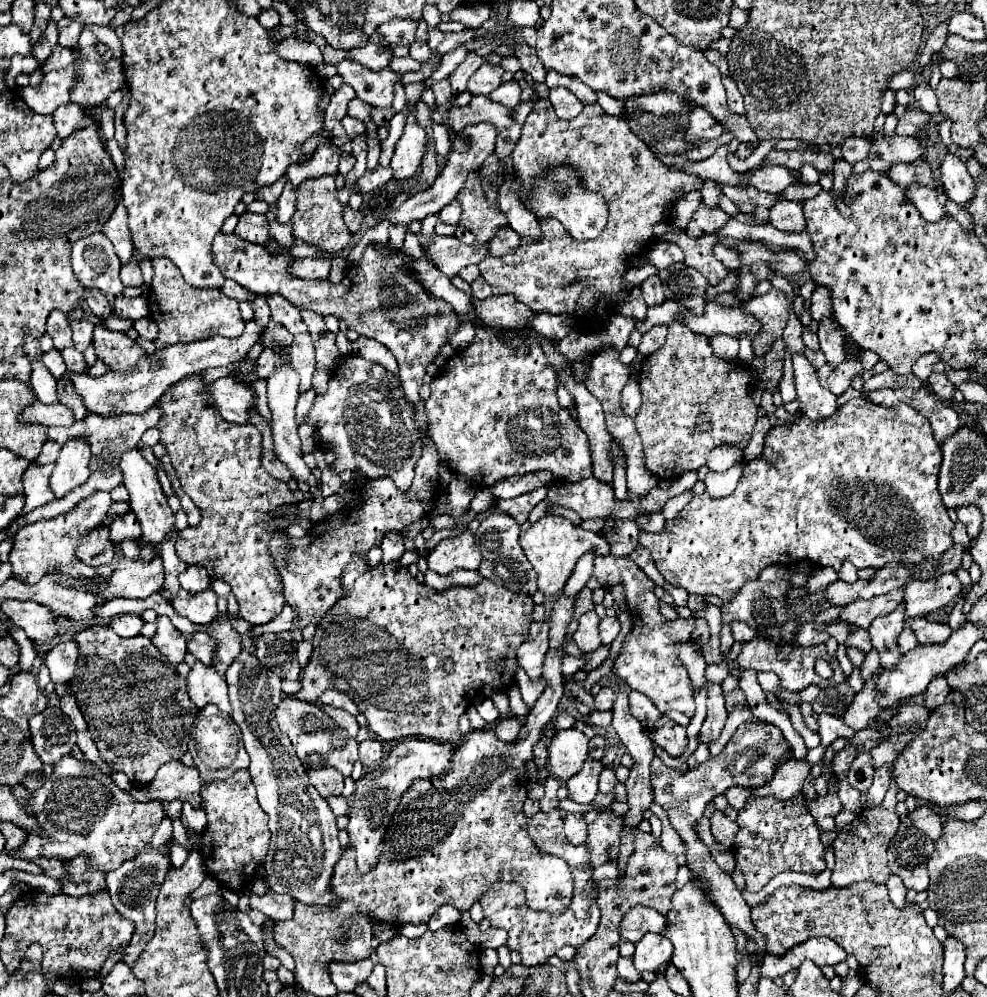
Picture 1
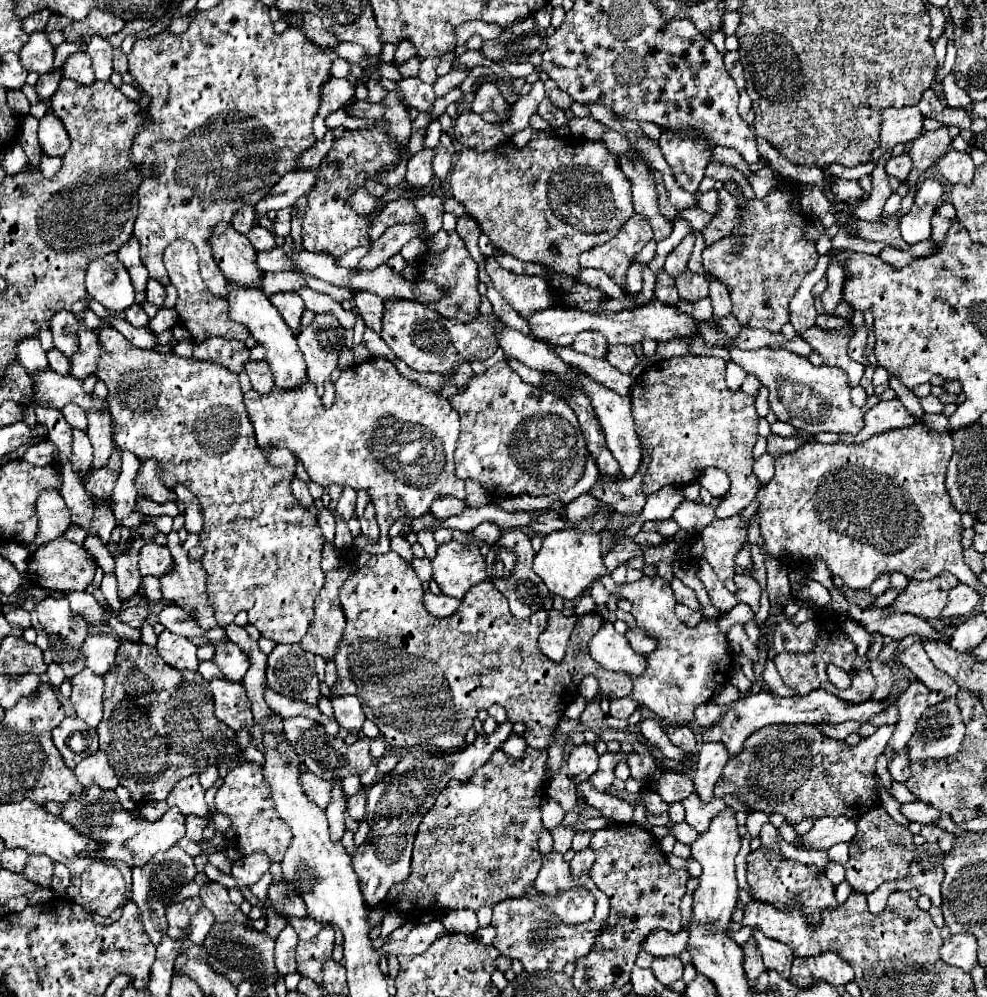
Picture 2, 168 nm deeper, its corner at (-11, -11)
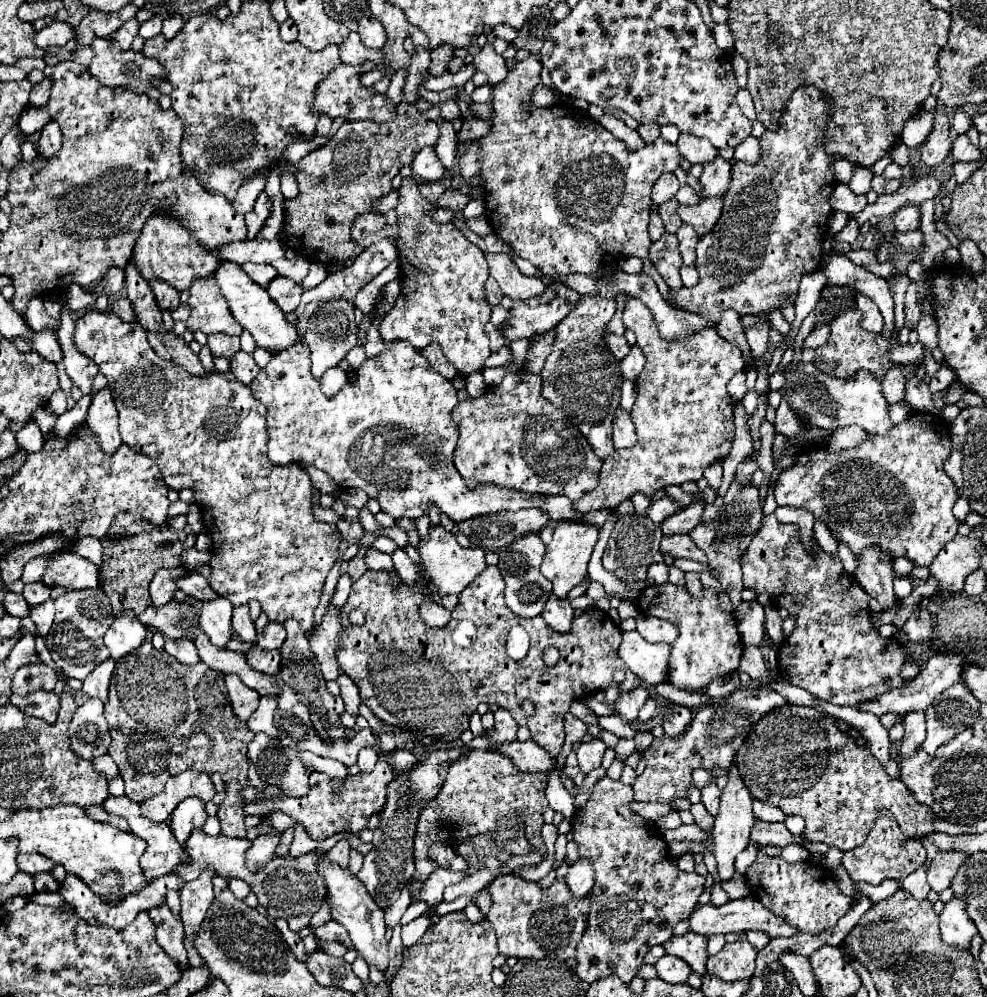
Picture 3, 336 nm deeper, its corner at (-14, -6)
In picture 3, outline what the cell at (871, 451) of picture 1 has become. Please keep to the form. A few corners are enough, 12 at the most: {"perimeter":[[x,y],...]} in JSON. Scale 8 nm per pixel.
{"perimeter":[[949,428],[807,446],[779,506],[929,566],[957,534]]}

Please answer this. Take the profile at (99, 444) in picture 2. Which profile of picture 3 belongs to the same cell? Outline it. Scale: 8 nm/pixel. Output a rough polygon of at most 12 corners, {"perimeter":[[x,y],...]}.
{"perimeter":[[109,388],[93,394],[85,424],[107,454],[121,446]]}

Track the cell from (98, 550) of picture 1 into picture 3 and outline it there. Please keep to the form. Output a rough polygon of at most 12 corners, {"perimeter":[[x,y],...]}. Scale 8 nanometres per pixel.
{"perimeter":[[115,514],[99,584],[117,616],[149,606],[159,568],[181,566],[167,524]]}

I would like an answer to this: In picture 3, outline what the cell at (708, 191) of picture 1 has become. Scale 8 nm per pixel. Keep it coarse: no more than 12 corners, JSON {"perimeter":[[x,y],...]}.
{"perimeter":[[641,124],[639,134],[645,142],[659,138],[659,124]]}

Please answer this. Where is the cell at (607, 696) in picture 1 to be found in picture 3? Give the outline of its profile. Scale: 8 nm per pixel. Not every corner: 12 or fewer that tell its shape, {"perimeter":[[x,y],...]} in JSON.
{"perimeter":[[643,686],[623,692],[615,702],[617,716],[635,720],[649,698]]}

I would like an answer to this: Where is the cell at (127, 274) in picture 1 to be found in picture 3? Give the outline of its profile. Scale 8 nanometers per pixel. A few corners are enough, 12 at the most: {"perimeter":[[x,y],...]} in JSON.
{"perimeter":[[151,282],[155,302],[161,310],[181,304],[179,292],[167,282]]}

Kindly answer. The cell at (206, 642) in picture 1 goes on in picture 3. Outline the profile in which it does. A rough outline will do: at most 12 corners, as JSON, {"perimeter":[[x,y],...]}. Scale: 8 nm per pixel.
{"perimeter":[[253,646],[245,656],[253,670],[279,674],[279,650]]}

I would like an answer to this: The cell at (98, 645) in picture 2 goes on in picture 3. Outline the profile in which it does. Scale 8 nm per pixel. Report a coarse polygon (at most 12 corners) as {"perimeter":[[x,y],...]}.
{"perimeter":[[115,618],[105,634],[113,660],[141,646],[147,626],[137,618]]}

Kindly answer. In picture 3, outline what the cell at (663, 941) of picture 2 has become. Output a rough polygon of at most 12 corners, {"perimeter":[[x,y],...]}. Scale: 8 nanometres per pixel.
{"perimeter":[[687,932],[671,936],[663,948],[707,974],[707,938]]}

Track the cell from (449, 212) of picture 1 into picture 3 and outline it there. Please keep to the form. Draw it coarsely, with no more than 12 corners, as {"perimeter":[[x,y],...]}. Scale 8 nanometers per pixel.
{"perimeter":[[403,178],[397,228],[361,214],[365,250],[389,238],[401,294],[385,346],[437,342],[469,376],[491,354],[485,254]]}

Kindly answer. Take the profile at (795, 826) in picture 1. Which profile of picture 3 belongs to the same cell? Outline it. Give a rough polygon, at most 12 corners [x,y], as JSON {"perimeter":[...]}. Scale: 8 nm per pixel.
{"perimeter":[[757,854],[751,892],[799,932],[849,912],[831,870]]}

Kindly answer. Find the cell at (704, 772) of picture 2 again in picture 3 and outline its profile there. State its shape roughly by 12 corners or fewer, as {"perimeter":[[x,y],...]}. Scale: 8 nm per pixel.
{"perimeter":[[715,780],[701,790],[703,806],[709,814],[719,812],[719,796]]}

